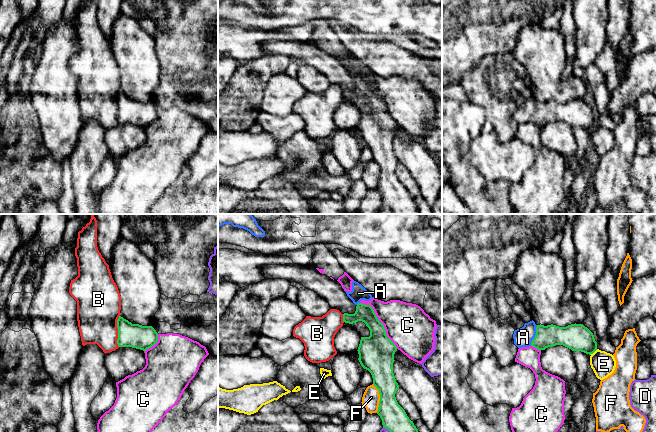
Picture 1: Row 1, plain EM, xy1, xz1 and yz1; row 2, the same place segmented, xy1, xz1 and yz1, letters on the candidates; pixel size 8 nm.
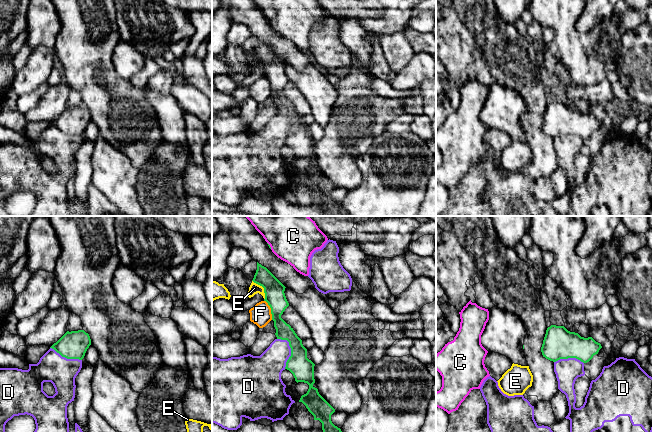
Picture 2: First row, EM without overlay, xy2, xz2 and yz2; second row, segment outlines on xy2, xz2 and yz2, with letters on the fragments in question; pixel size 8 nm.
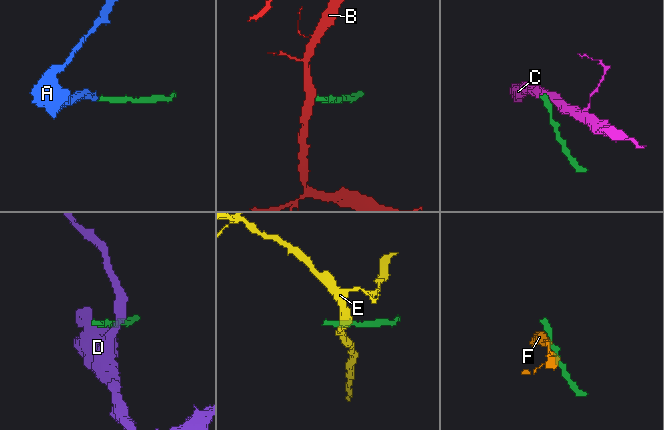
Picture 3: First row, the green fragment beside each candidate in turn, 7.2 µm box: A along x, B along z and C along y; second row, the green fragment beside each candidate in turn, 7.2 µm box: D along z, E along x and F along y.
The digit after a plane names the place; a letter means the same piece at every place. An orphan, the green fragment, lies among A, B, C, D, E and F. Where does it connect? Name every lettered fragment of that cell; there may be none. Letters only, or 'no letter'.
A

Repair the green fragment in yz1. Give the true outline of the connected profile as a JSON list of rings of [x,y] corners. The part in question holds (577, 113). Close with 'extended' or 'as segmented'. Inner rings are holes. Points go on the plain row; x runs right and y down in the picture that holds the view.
[[[532,96],[514,107],[514,120],[518,124],[533,122],[538,126],[563,121],[572,127],[593,130],[597,126],[597,118],[593,109],[583,100],[571,100],[566,103],[556,101],[536,101]]]; extended

